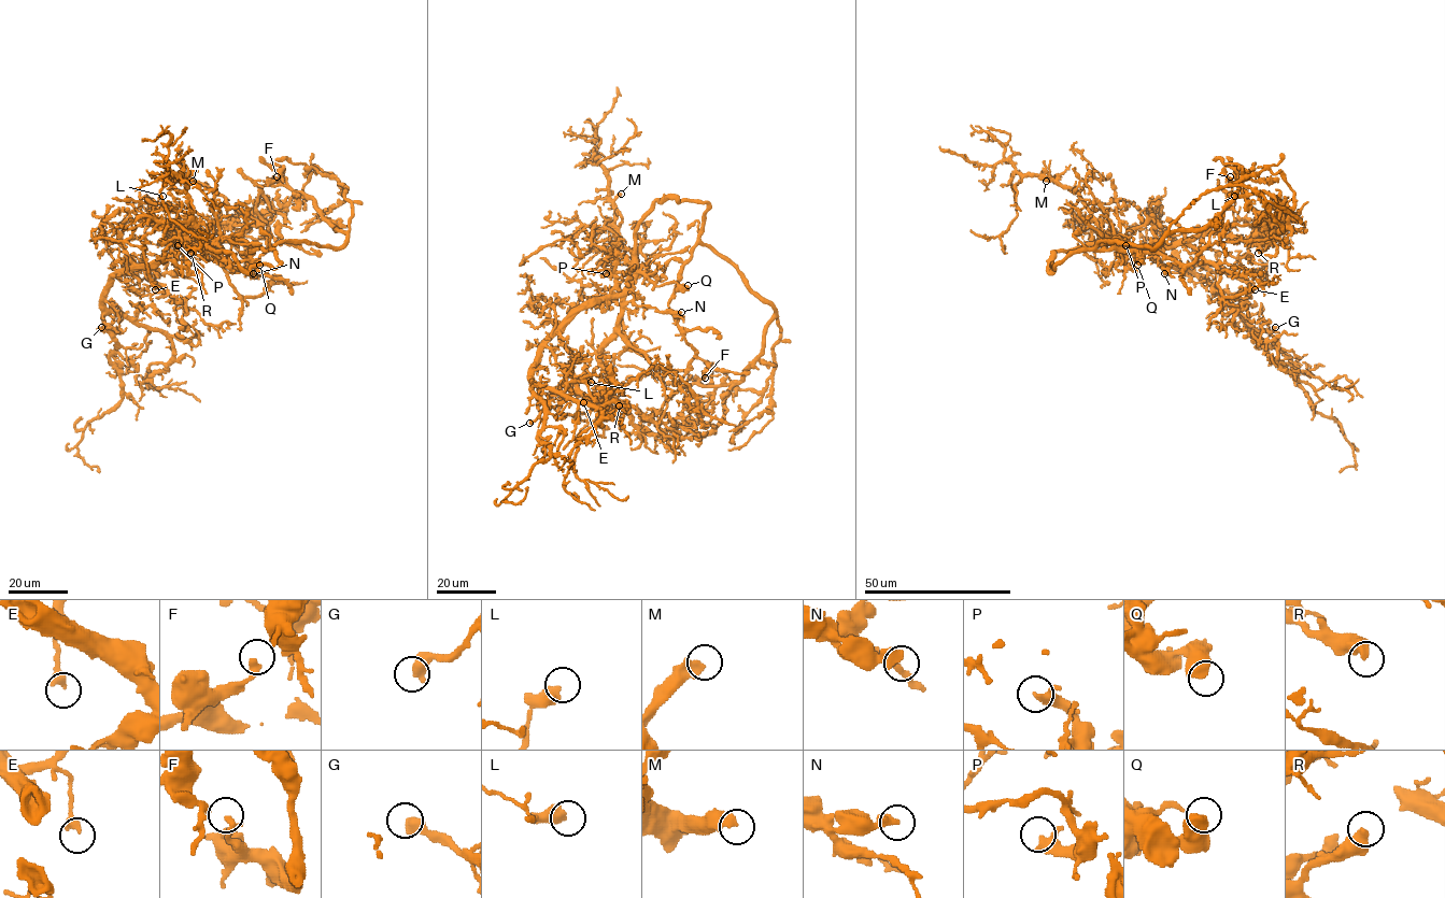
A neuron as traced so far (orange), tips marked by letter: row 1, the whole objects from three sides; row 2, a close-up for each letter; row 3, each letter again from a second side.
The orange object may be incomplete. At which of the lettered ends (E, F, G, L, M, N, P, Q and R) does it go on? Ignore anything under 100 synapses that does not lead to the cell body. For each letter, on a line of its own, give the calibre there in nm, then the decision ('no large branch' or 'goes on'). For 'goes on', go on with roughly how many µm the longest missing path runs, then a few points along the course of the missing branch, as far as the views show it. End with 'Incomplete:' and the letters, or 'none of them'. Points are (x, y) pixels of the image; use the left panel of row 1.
E: 360 nm thick; no large branch
F: 200 nm thick; no large branch
G: 500 nm thick; no large branch
L: 480 nm thick; no large branch
M: 500 nm thick; goes on; about 20 µm are missing
N: 480 nm thick; no large branch
P: 400 nm thick; no large branch
Q: 550 nm thick; no large branch
R: 550 nm thick; no large branch
Incomplete: M

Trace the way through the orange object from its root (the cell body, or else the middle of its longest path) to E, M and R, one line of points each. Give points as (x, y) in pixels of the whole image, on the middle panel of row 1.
E: (632, 279), (620, 293), (590, 301), (562, 330), (561, 341), (572, 356), (570, 373), (583, 402)
M: (632, 279), (633, 254), (622, 244), (615, 225), (613, 201), (621, 194)
R: (632, 279), (614, 337), (601, 352), (603, 370), (615, 404), (608, 412), (619, 405)

